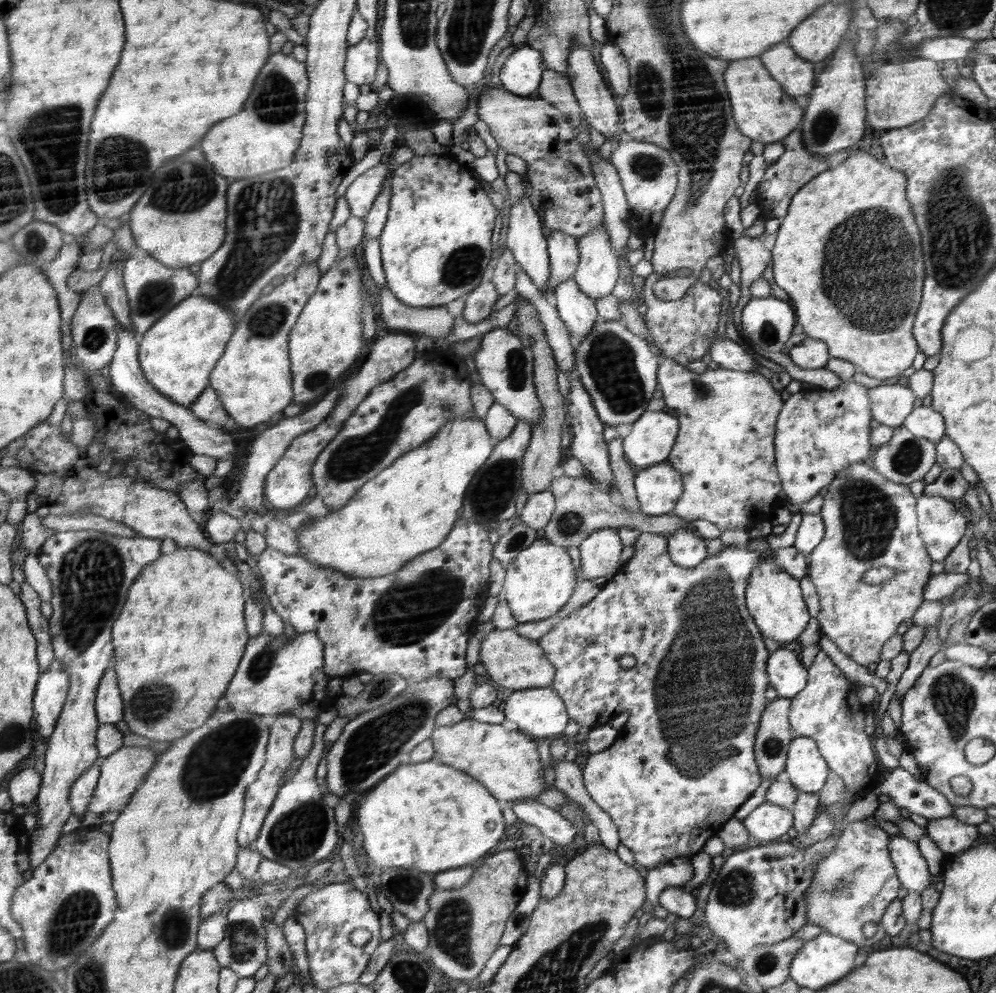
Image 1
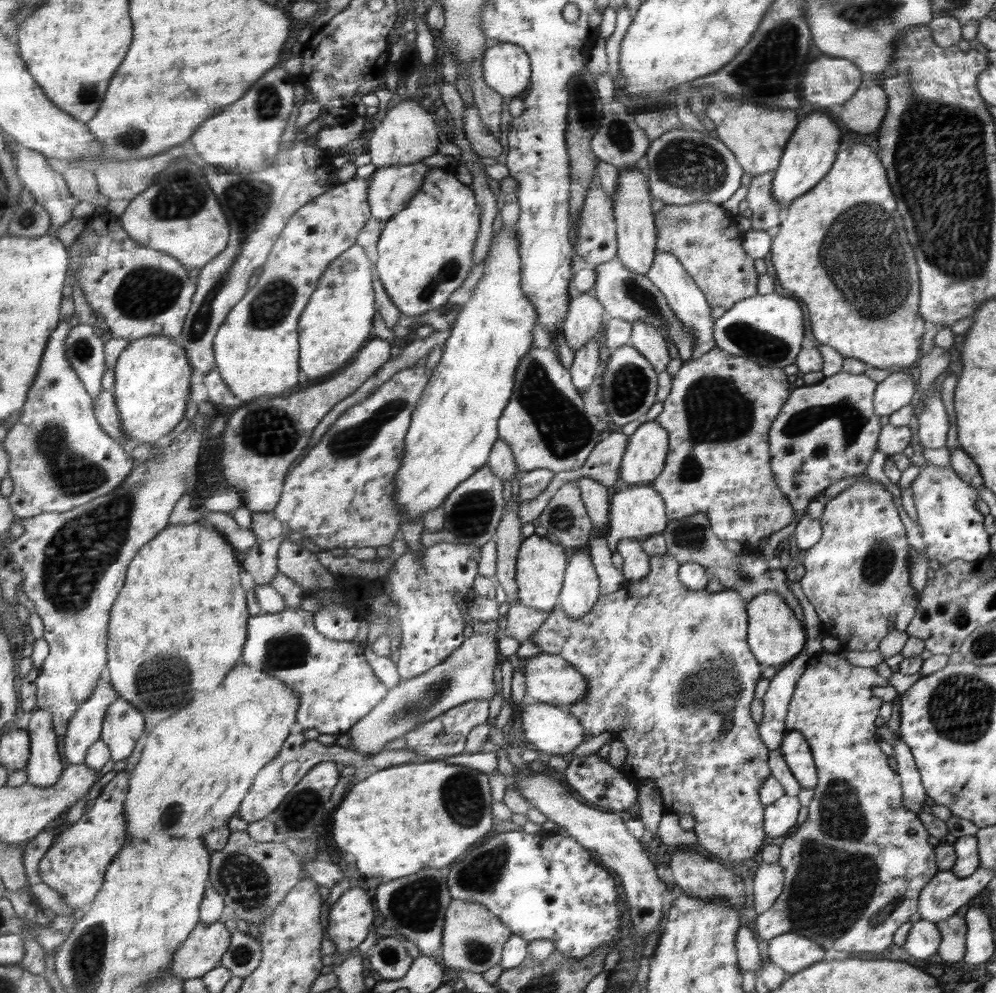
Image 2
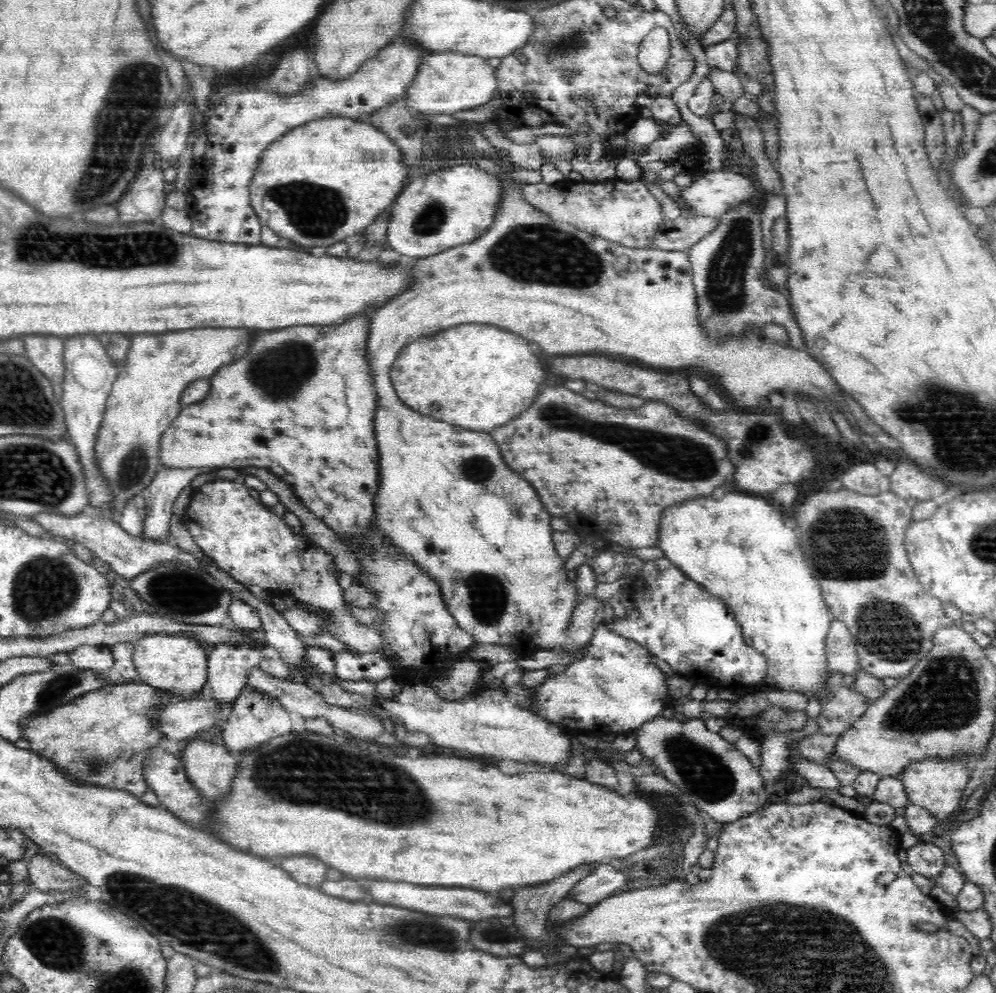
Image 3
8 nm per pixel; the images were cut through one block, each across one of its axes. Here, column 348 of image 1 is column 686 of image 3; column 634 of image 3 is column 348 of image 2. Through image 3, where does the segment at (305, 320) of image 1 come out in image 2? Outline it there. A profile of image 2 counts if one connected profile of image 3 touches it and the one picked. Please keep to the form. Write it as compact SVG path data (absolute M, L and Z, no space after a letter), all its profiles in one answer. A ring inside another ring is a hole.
M354 244L352 248L342 253L342 258L337 258L334 266L326 271L326 278L322 278L322 286L318 287L318 294L314 294L314 302L306 305L306 314L302 315L302 370L310 380L322 378L328 374L339 372L344 364L358 352L364 340L370 336L372 330L372 316L376 316L374 308L374 289L372 287L372 262L366 256L364 247Z

